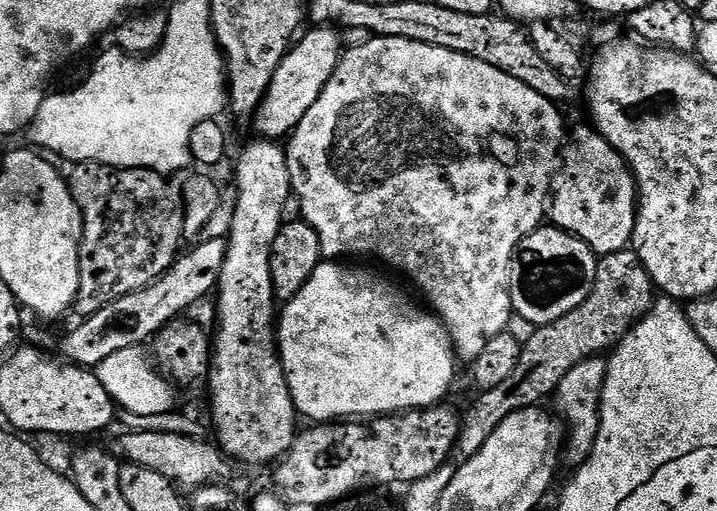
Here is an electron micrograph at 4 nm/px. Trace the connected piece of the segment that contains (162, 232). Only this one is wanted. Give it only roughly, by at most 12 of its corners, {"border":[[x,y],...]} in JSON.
{"border":[[80,162],[75,311],[150,286],[185,239],[168,180]]}

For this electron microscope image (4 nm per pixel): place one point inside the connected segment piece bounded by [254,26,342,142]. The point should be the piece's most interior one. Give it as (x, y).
(302, 75)

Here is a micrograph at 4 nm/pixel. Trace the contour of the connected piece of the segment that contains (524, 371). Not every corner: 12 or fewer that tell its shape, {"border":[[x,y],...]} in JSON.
{"border":[[635,250],[596,261],[578,310],[539,325],[518,366],[465,411],[468,460],[518,410],[543,405],[654,303]]}

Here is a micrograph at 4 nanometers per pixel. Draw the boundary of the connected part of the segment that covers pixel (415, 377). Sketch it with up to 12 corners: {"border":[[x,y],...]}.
{"border":[[321,262],[278,347],[312,422],[439,405],[458,357],[384,276]]}

